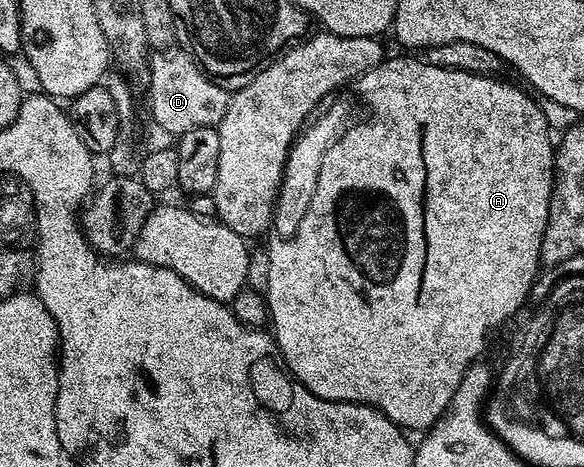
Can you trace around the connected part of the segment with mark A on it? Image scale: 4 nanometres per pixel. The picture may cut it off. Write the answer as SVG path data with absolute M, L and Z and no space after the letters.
M395 57L392 61L391 58L384 59L380 65L367 70L357 79L359 97L371 108L371 114L368 115L367 121L361 122L360 125L357 125L357 123L352 124L333 143L333 147L330 147L324 161L321 163L320 175L317 176L317 187L313 194L312 203L310 203L309 209L305 213L305 219L301 220L301 225L297 228L296 233L287 240L273 240L274 242L267 249L267 293L265 292L265 300L269 314L269 329L274 336L278 356L281 358L287 372L313 395L317 395L326 401L348 401L358 405L372 405L373 408L384 413L394 425L399 426L404 431L412 431L411 429L430 430L431 426L437 424L440 417L450 407L453 395L468 369L480 360L479 342L484 326L504 313L508 313L511 318L514 318L518 314L518 309L526 303L527 297L529 301L532 296L533 286L536 284L541 272L539 256L541 255L541 243L545 235L545 227L549 219L551 190L555 184L556 146L553 144L553 137L551 141L551 129L547 126L547 117L543 114L542 107L538 105L540 102L530 92L527 92L528 94L522 93L517 86L506 85L505 82L494 81L494 79L495 77L491 75L483 76L481 74L469 74L465 71L442 69L439 66L428 64L423 59L414 61L411 57Z

